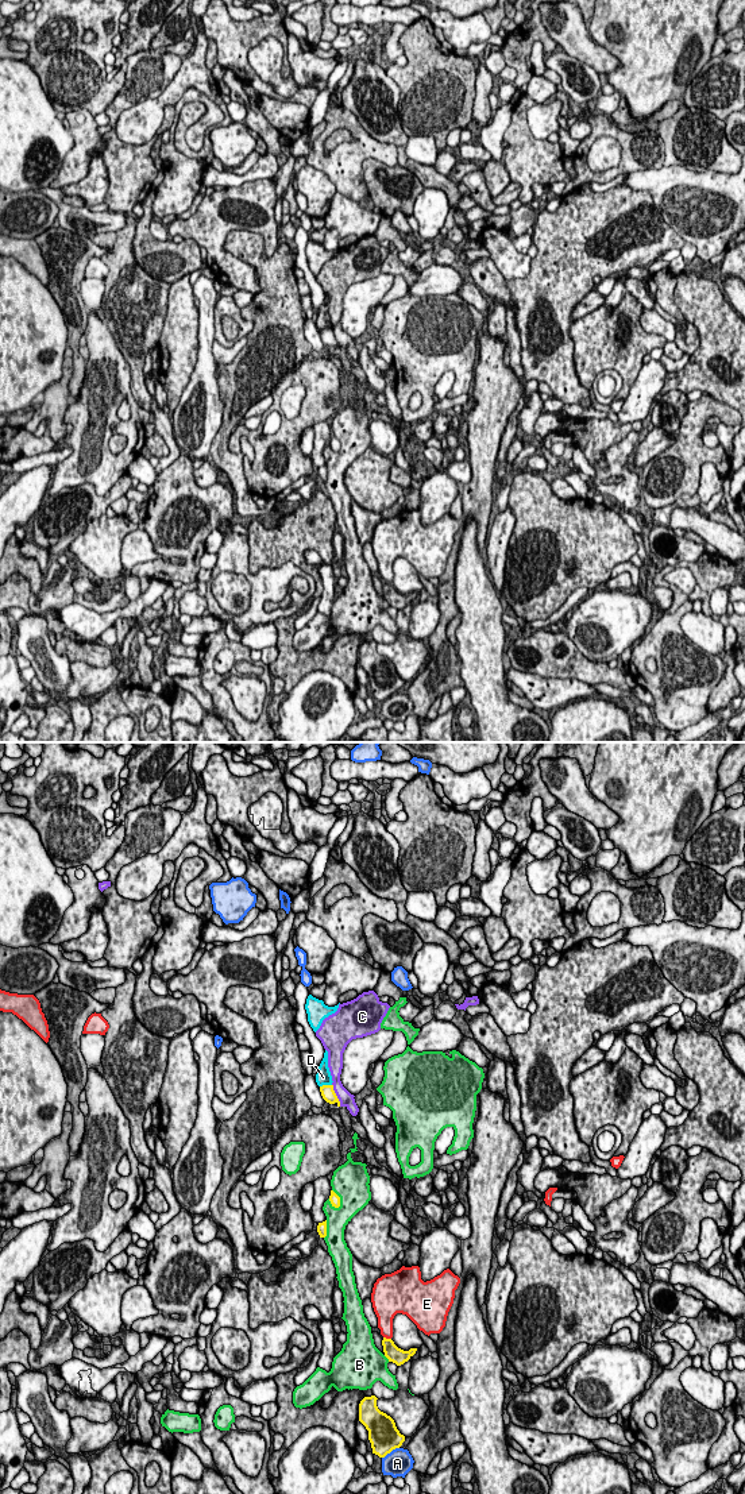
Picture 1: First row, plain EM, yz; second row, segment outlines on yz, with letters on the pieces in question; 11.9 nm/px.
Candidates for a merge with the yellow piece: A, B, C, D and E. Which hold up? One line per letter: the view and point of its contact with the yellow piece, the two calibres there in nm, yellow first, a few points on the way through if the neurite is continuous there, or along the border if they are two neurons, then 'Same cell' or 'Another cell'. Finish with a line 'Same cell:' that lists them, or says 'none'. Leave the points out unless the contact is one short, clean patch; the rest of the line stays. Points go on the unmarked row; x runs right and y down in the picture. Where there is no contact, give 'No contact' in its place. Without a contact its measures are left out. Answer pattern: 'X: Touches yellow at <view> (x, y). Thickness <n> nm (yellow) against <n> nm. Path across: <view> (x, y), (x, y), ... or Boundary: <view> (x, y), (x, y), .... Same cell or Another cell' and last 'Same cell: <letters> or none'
A: Touches yellow at yz (390, 695). Thickness 360 nm (yellow) against 320 nm. Another cell
B: Touches yellow at yz (339, 443). Thickness 130 nm (yellow) against 440 nm. Another cell
C: Touches yellow at yz (335, 339). Thickness 160 nm (yellow) against 170 nm. Boundary: yz (332, 328), (340, 350). Another cell
D: Touches yellow at yz (325, 329). Thickness 160 nm (yellow) against 190 nm. Boundary: yz (331, 328), (320, 331). Another cell
E: Touches yellow at yz (388, 583). Thickness 190 nm (yellow) against 190 nm. Another cell
Same cell: none

